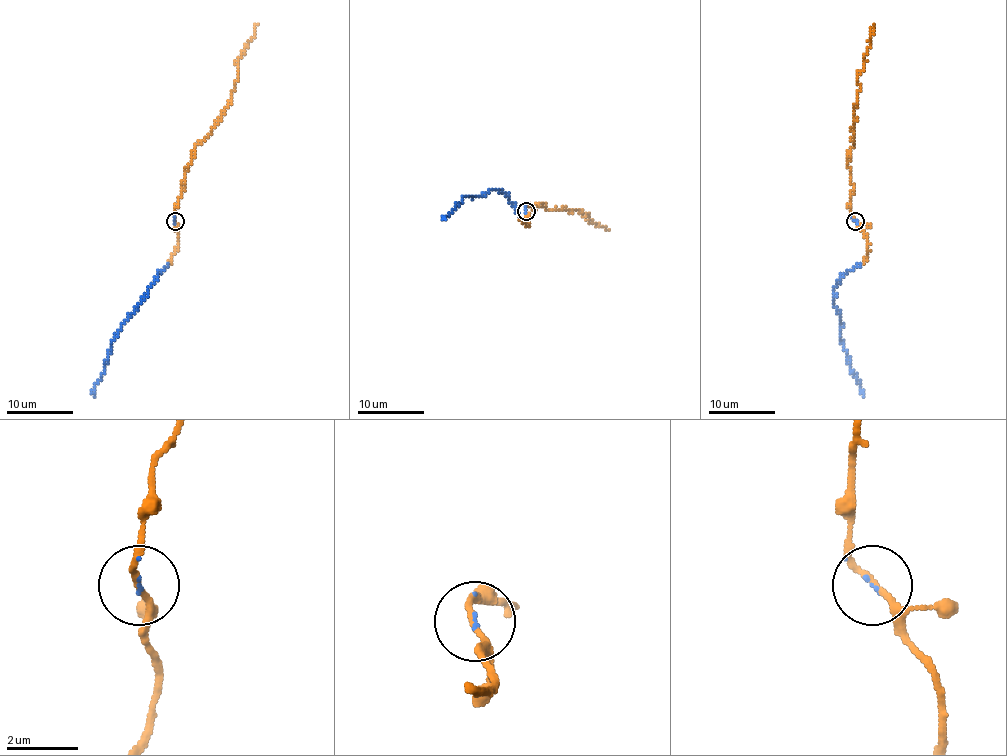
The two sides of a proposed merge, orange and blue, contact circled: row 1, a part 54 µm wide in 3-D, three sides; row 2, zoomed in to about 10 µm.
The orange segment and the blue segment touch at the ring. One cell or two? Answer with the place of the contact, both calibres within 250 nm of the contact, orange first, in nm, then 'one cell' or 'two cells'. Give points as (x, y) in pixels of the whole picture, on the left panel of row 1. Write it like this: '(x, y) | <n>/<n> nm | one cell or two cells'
(175, 221) | 160/60 nm | one cell

